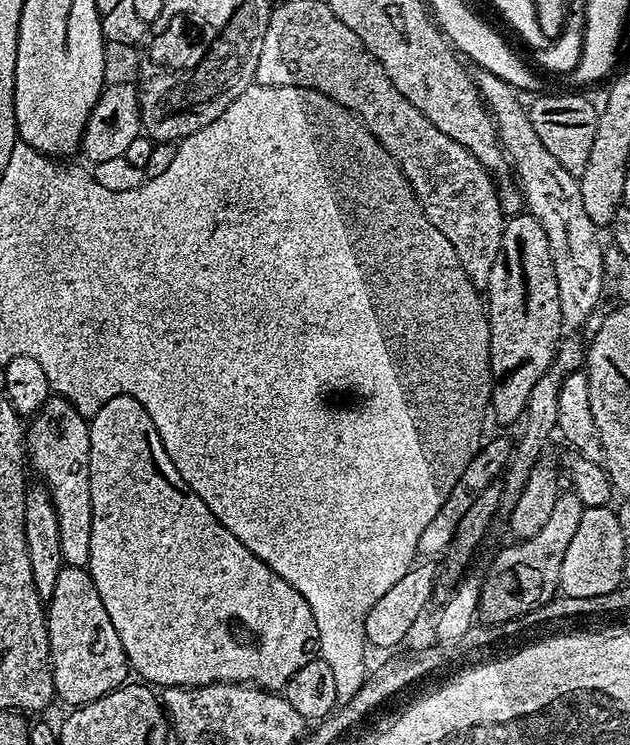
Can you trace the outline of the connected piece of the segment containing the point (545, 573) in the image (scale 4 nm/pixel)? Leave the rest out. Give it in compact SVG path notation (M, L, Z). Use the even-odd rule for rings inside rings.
M572 490L561 491L558 502L554 502L554 511L550 513L550 522L538 530L538 534L523 537L519 542L512 542L509 548L501 547L501 552L491 557L485 580L482 582L482 592L479 607L479 619L486 624L500 624L507 620L522 618L537 610L544 603L550 602L560 592L560 575L562 574L562 558L566 558L566 549L578 531L578 522L582 518L585 506L579 501Z

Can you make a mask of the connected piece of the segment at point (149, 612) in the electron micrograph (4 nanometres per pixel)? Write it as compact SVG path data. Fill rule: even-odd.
M129 396L110 398L90 418L88 426L90 430L90 506L92 507L92 521L90 522L90 558L88 559L88 572L92 576L94 586L98 586L98 594L102 598L102 606L106 606L106 614L110 614L110 622L114 622L114 630L118 630L118 638L122 638L122 646L126 650L128 667L133 673L136 672L141 681L149 685L165 688L201 688L207 684L247 684L264 689L265 692L279 693L306 666L306 662L317 659L320 646L318 626L314 622L314 614L310 614L310 606L306 606L306 598L290 586L266 562L262 562L214 514L210 514L210 506L182 482L182 474L170 462L170 454L166 454L166 446L162 446L162 438L158 438L158 430L154 430L154 422L150 422L150 414L138 402ZM237 620L246 631L252 632L256 644L243 644L236 640L232 633L232 623Z

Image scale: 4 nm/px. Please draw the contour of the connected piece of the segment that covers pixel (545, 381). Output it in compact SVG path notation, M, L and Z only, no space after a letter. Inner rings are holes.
M563 337L555 352L552 364L547 368L545 374L538 378L537 385L531 391L530 402L527 403L527 410L522 417L522 434L520 440L513 445L512 456L504 470L500 484L500 494L496 520L509 523L512 519L514 507L518 506L518 501L526 488L526 481L530 478L530 472L536 468L541 461L541 456L551 434L557 431L558 420L558 398L562 384L567 376L579 371L586 362L586 346L576 338Z

